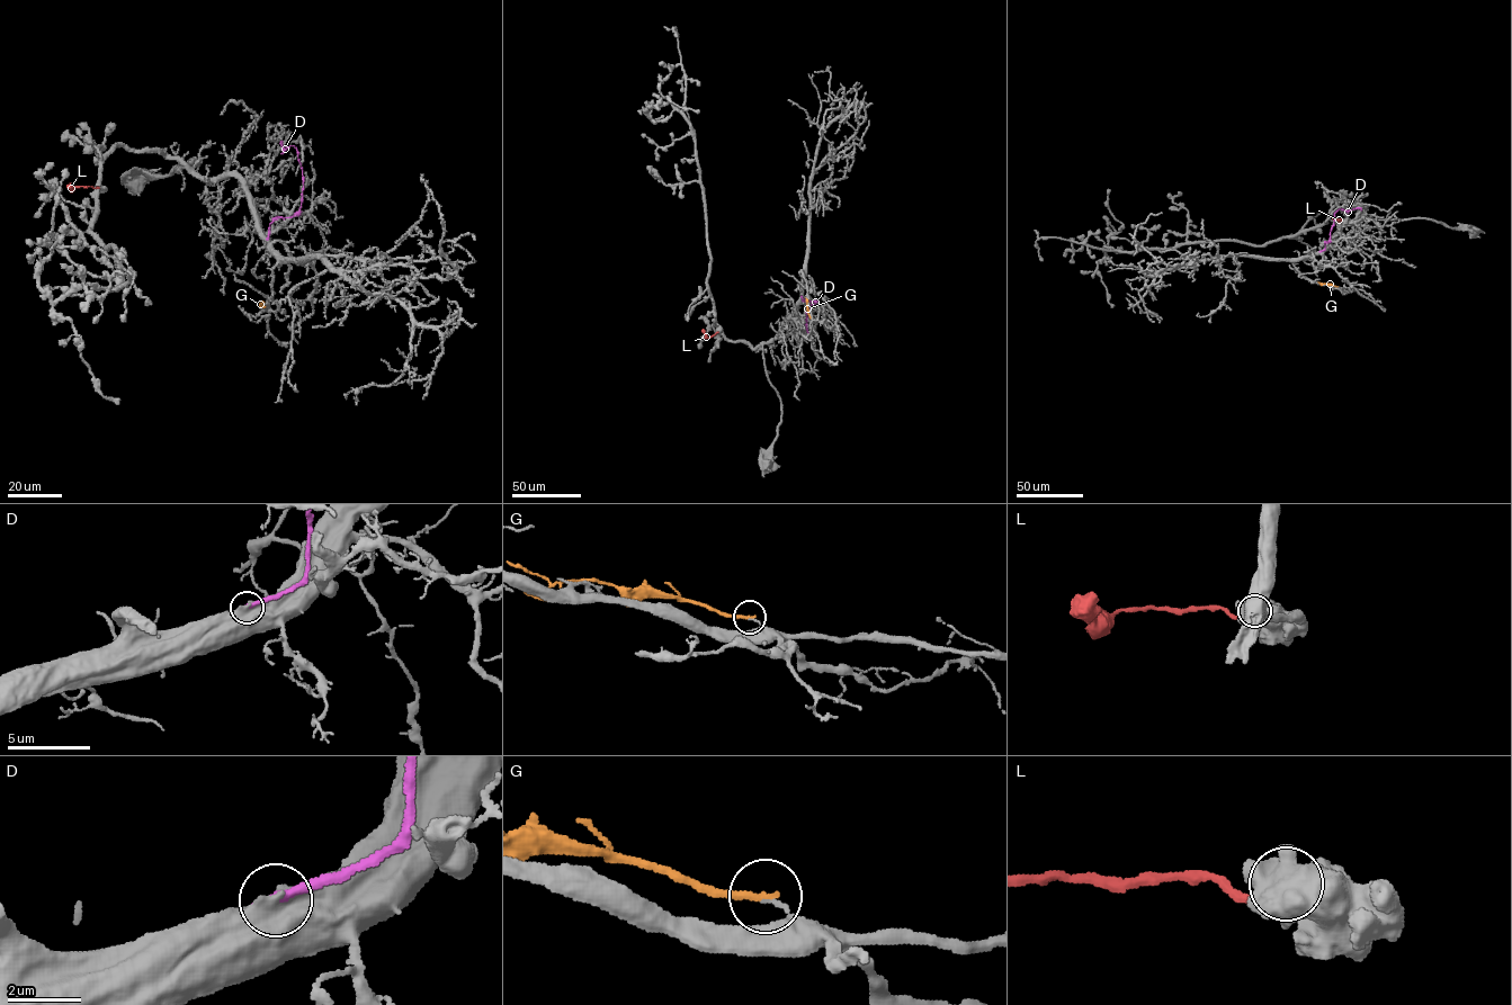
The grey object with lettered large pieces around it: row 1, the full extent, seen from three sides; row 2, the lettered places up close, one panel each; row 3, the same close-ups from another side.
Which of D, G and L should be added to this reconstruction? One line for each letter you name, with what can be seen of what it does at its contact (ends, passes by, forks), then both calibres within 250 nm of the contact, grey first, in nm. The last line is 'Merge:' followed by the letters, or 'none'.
L: it ends; calibres 800 and 360 nm
Merge: L

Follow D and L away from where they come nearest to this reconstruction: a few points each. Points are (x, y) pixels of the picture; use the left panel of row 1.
D: (267, 239), (269, 224), (275, 218), (296, 215), (302, 200), (296, 149), (284, 151), (282, 145)
L: (98, 187), (69, 187)

